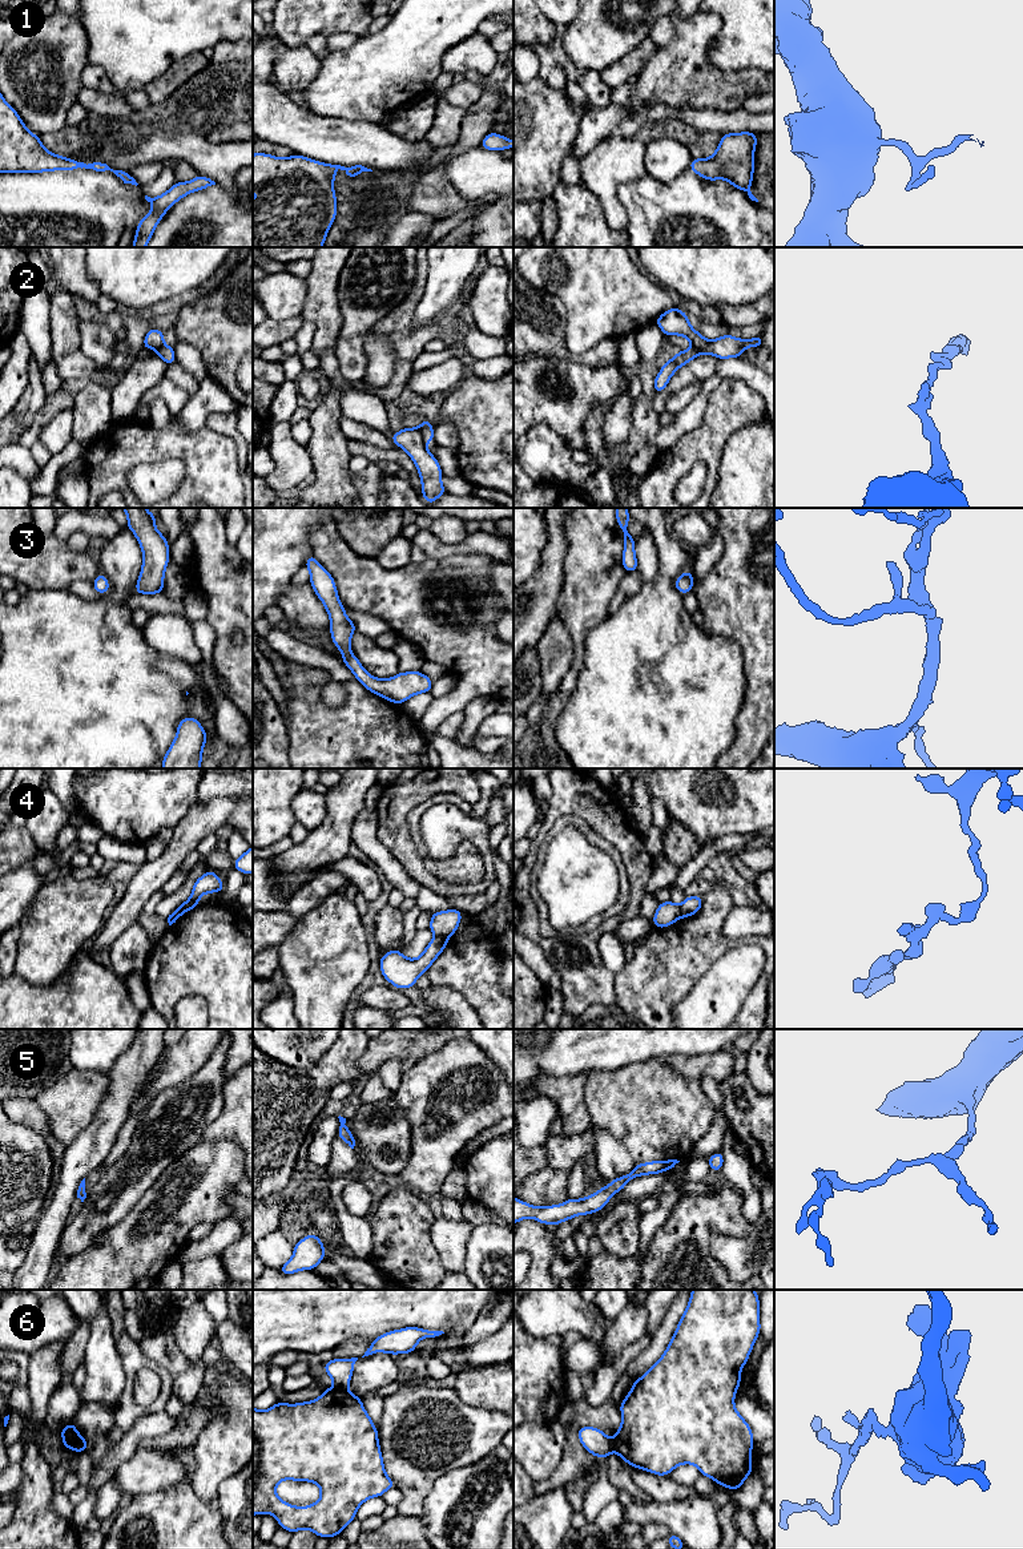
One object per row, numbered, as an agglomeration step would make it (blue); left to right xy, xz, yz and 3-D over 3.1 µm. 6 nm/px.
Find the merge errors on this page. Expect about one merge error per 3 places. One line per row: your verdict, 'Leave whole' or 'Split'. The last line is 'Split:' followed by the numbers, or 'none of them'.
1: Leave whole
2: Split
3: Leave whole
4: Split
5: Leave whole
6: Split
Split: 2, 4, 6

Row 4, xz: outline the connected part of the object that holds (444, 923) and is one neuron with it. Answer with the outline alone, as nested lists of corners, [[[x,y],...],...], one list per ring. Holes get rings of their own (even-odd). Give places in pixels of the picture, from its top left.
[[[455,908],[431,913],[431,923],[428,925],[428,929],[436,936],[442,935],[450,937],[456,932],[462,916],[463,912]]]

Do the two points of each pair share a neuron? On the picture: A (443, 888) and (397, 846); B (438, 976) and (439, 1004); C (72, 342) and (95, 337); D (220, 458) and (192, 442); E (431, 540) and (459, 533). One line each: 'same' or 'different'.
A: same
B: different
C: different
D: same
E: different

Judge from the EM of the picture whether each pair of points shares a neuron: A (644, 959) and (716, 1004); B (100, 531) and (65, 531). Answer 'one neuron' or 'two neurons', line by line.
A: two neurons
B: one neuron

